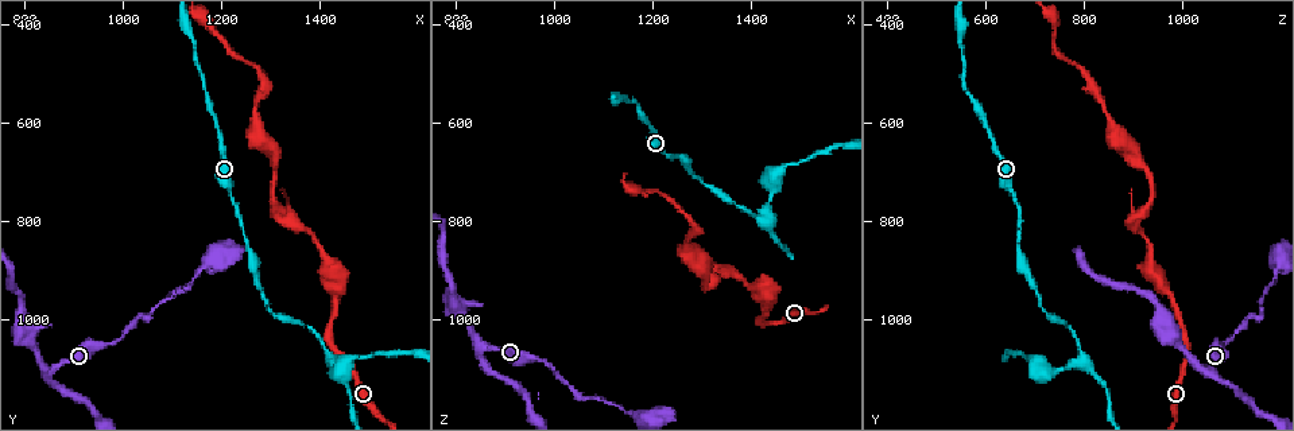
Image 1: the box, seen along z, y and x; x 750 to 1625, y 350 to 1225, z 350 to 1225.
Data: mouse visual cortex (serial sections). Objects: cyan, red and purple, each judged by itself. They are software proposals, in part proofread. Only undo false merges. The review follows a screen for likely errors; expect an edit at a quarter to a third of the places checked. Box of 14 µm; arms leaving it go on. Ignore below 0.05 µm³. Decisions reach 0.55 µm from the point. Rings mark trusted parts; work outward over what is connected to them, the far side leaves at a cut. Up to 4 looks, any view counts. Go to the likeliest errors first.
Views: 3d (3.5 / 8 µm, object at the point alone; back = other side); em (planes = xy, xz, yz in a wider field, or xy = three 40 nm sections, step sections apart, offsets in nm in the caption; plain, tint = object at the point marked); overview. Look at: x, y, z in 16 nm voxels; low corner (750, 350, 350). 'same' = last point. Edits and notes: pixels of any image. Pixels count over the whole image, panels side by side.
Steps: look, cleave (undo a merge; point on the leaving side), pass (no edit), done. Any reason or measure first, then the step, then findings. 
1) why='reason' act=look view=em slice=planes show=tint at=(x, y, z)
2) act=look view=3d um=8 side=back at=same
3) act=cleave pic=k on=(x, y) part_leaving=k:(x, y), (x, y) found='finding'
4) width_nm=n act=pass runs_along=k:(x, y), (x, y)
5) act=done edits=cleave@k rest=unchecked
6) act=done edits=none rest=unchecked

why='thin neck' act=look view=3d um=3.5 at=(1430, 1080, 800)

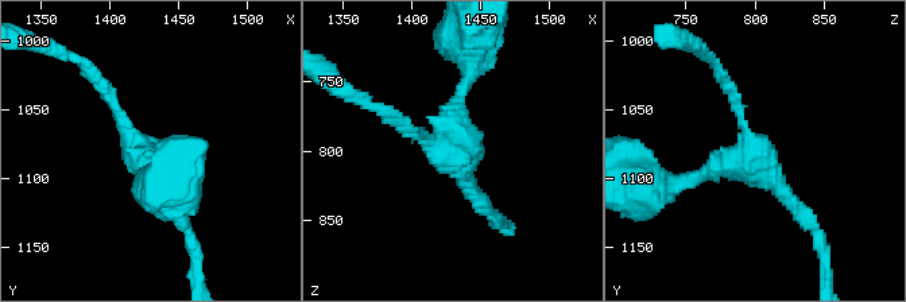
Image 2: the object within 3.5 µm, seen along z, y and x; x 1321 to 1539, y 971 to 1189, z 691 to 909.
arms=3 arm_widths_nm=150,150,200 why='shape alone is not enough' act=look view=em slice=planes show=plain at=(1424, 1080, 798)

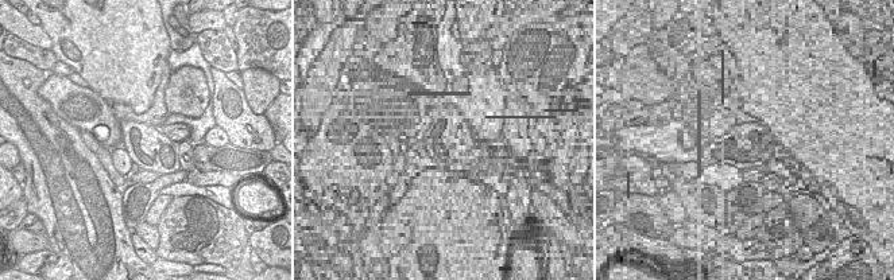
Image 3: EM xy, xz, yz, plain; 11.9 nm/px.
why='where the object lies' act=look view=em slice=planes show=tint at=same

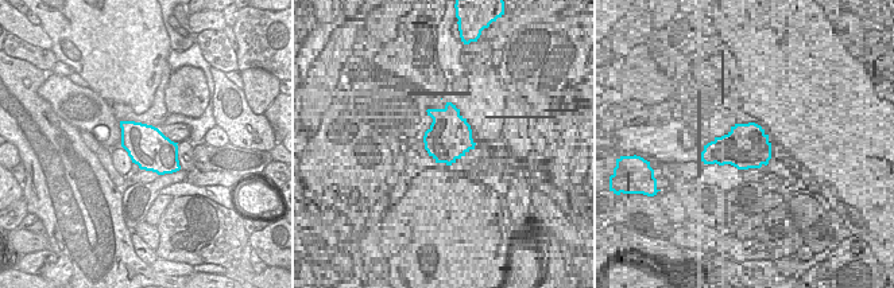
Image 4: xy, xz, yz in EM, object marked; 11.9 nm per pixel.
width_nm=500 act=pass runs_along=2:(100, 81), (126, 135), (166, 185) found='all the same cell'

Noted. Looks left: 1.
why='abrupt turn' act=look view=3d um=3.5 at=(1315, 795, 895)

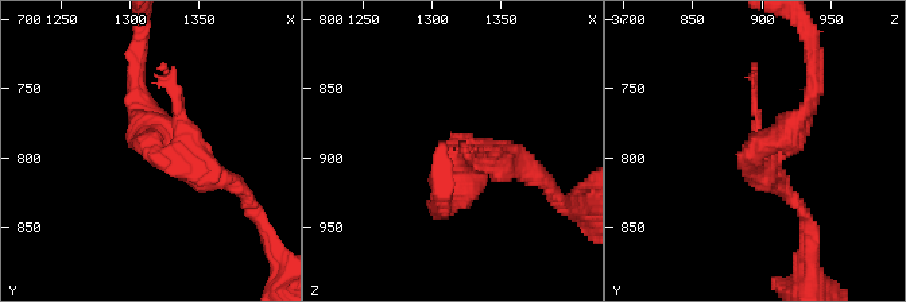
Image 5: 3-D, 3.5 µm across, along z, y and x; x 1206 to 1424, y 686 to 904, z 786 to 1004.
act=pass runs_along=5:(221, 175), (147, 143), (135, 77) found='one cell here'

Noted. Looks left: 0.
act=done edits=none rest=unchecked

